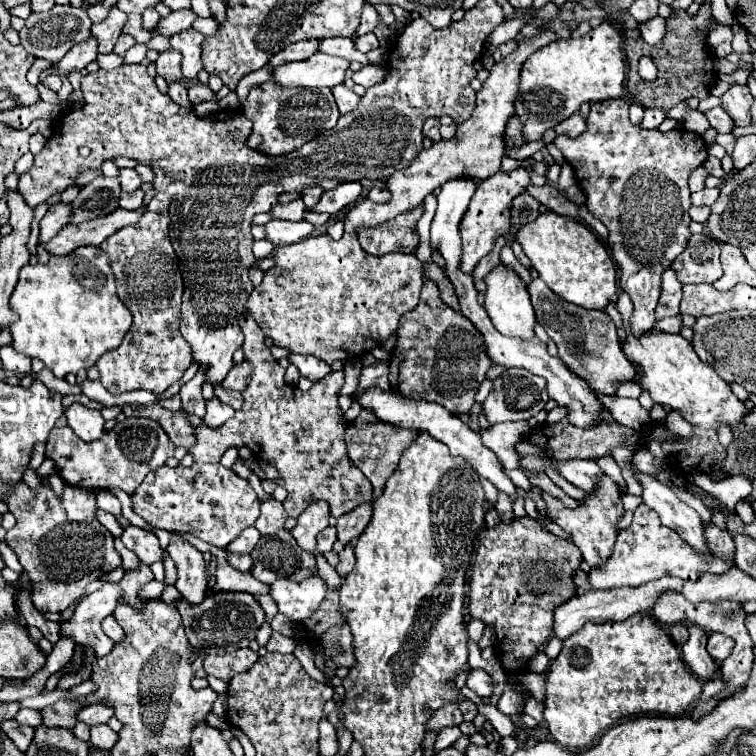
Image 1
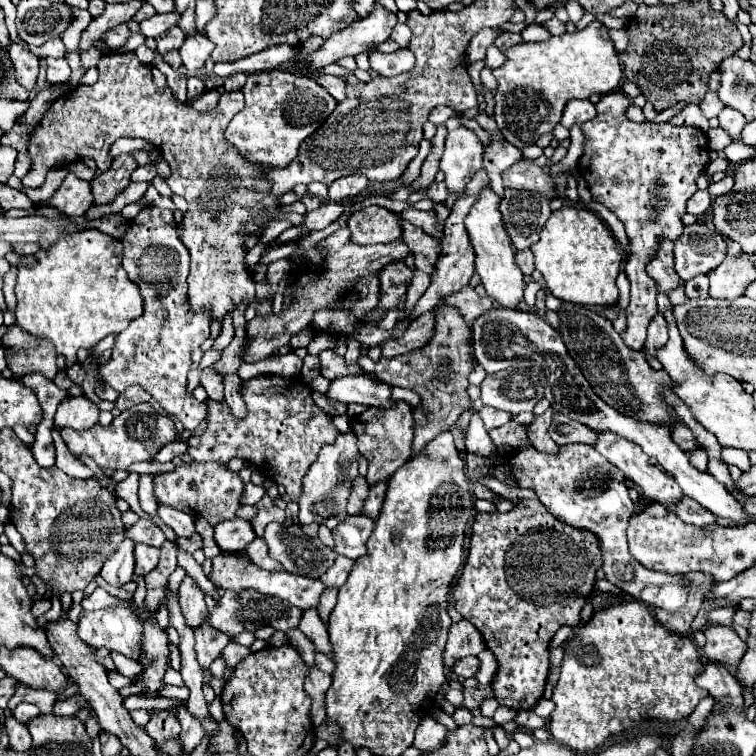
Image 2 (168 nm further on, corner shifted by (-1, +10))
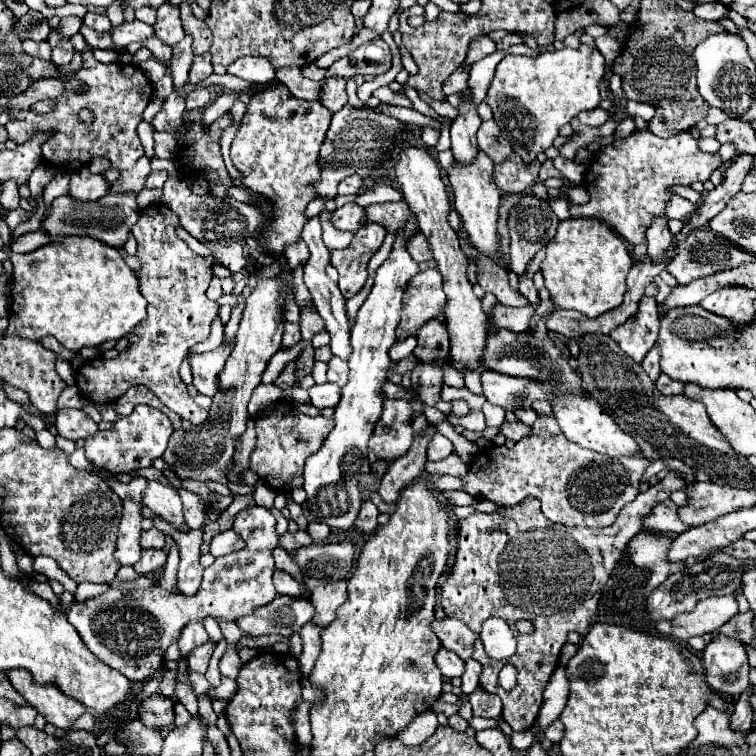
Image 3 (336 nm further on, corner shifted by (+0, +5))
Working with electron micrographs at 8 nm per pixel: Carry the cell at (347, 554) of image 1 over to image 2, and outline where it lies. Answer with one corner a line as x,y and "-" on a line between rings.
338,555
338,561
332,565
332,569
326,571
326,573
320,577
320,581
324,583
324,589
340,589
340,587
346,583
352,565
354,565
352,559

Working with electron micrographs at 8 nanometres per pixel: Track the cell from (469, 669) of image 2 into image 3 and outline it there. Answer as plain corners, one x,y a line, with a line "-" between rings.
441,648
437,652
435,664
443,672
443,676
447,676
447,678
461,678
463,672
465,672
465,662
457,654
453,654
453,652
445,650
445,648

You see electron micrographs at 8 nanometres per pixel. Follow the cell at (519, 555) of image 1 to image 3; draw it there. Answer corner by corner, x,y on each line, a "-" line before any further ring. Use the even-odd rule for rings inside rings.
669,472
663,480
659,480
655,486
651,486
647,492
641,492
629,506
625,506
625,510
621,510
621,514
617,516
615,524
609,528
593,530
593,528
569,528
569,526
553,524
543,516
537,498
531,498
531,496
525,498
519,506
499,508
493,514
475,512
469,518
459,522
457,558
455,558
453,572
441,584
441,608
445,610
445,614
449,618
463,620
475,634
481,632
483,622
491,616
499,616
509,624
513,636
517,638
517,652
507,662
519,670
517,688
513,688
513,690
501,688
497,674
505,662
489,658
483,648
483,642
479,638
475,640
473,658
483,664
483,674
481,674
483,690
497,694
501,698
503,720
513,730
527,730
535,722
541,702
543,702
543,690
545,690
553,670
557,668
561,648
567,642
567,632
575,630
579,634
585,634
597,622
597,604
601,600
605,582
611,578
615,566
623,560
627,542
643,528
643,520
645,520
645,516
649,516
649,510
653,506
657,506
659,502
667,500
675,490
679,490
683,486
685,486
683,478
-
519,620
533,622
535,630
529,634
521,634
515,626

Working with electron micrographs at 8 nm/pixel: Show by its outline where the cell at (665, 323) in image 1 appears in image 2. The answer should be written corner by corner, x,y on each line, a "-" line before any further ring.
660,315
656,317
652,323
650,323
650,329
648,329
648,339
644,343
644,351
650,353
652,357
656,357
656,351
668,341
668,325
666,325
666,319

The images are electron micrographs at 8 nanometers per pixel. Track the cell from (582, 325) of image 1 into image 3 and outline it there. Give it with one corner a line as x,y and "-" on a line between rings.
585,334
585,338
581,338
581,344
583,344
583,350
579,350
577,364
579,364
579,374
583,378
583,388
587,392
591,392
593,398
597,398
597,402
601,402
601,408
605,408
605,412
617,422
617,426
623,432
627,432
635,438
635,442
639,444
645,458
649,458
649,462
653,462
661,456
679,458
689,468
703,470
705,474
709,474
711,482
721,482
721,484
737,486
737,488
753,488
753,468
749,466
747,458
739,456
729,446
729,442
719,434
719,430
713,428
713,424
709,422
709,416
705,412
705,406
701,402
691,400
683,394
677,394
677,396
661,394
655,388
655,384
649,380
649,376
645,374
641,364
637,364
637,362
633,362
633,358
625,356
625,352
617,346
617,342
613,342
613,338
609,338
609,334

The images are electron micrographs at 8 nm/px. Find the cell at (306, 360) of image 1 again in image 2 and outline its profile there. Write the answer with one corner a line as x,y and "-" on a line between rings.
332,349
322,351
318,357
320,357
320,365
322,365
322,367
320,367
320,373
322,373
322,377
326,377
326,379
344,377
344,375
368,375
366,371
360,369
358,363
348,365
348,363
344,361
344,357
338,357

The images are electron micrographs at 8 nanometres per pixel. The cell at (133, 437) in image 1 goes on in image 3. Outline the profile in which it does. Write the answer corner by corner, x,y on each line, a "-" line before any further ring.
139,404
135,406
133,414
119,418
111,430
97,430
93,436
89,436
85,440
85,454
91,464
105,468
113,474
133,472
151,466
155,458
163,456
171,434
173,434
171,420
161,410

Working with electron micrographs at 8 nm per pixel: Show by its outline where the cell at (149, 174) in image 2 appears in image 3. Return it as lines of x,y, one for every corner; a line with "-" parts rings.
161,170
161,172
151,172
151,174
147,176
147,180
145,180
145,186
147,186
147,188
161,188
161,186
165,184
165,180
167,180
167,172
165,172
165,170

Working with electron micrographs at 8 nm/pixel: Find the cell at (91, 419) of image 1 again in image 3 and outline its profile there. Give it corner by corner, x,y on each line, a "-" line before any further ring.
65,408
57,412
55,428
57,434
67,440
87,438
93,432
97,432
97,424
91,420
91,416
85,414
83,410
73,410
73,408

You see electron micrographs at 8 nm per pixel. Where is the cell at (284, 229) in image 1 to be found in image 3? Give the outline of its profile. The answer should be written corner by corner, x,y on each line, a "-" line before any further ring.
351,202
351,204
345,204
341,208
335,208
331,212
331,224
337,228
337,230
349,230
349,232
357,232
361,228
361,220
363,220
363,210

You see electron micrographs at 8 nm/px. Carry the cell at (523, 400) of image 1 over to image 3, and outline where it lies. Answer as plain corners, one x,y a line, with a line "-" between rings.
485,370
481,374
481,384
485,398
491,404
505,408
507,412
531,408
535,400
545,400
545,392
541,390
541,386
529,378
513,378

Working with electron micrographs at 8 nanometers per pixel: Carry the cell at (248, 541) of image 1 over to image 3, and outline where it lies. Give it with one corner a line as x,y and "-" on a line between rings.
227,530
227,532
217,534
217,536
211,540
211,554
213,554
213,556
225,556
225,554
229,554
229,552
241,550
243,546
245,546
243,538
241,538
235,530

